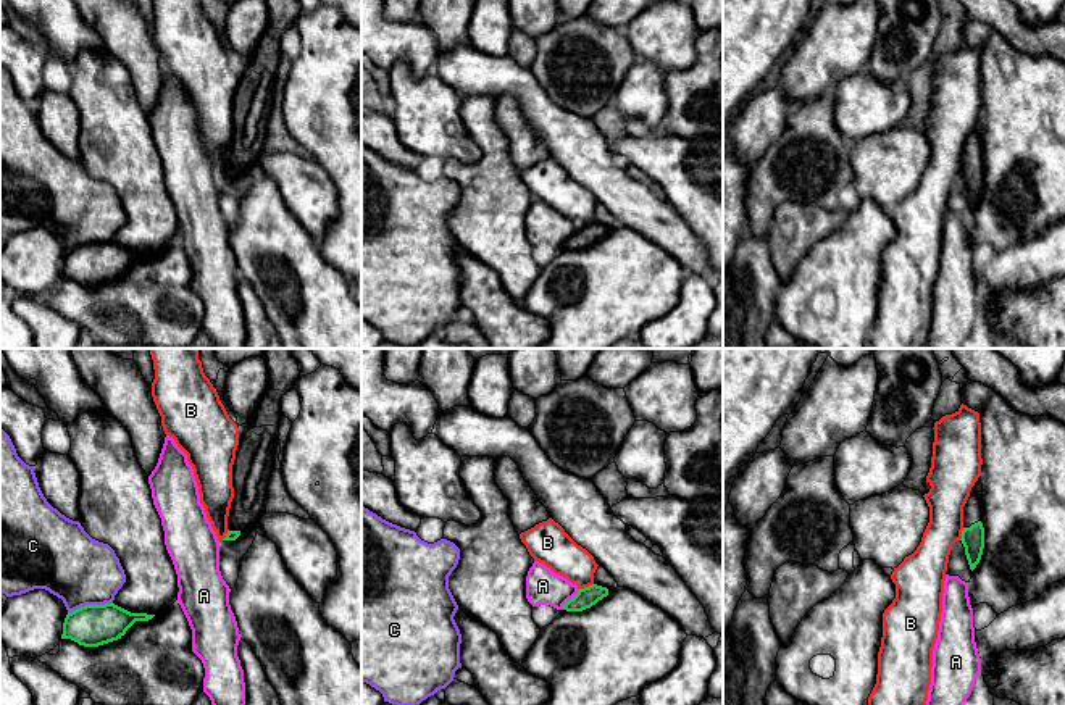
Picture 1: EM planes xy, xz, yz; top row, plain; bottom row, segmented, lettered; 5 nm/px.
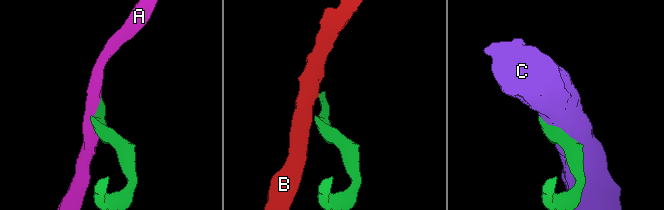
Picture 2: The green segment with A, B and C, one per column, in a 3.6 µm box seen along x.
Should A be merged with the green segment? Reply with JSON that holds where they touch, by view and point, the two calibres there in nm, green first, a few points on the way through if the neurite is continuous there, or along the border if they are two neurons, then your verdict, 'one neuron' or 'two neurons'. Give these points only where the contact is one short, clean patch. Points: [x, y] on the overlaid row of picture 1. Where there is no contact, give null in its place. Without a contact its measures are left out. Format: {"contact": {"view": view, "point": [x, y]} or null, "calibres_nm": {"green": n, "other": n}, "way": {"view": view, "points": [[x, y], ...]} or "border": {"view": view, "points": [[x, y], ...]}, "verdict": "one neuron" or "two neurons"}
{"contact": {"view": "xz", "point": [570, 599]}, "calibres_nm": {"green": 100, "other": 180}, "border": {"view": "xz", "points": [[580, 589], [562, 609]]}, "verdict": "two neurons"}

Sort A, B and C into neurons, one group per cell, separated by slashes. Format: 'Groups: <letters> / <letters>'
Groups: A / B / C

